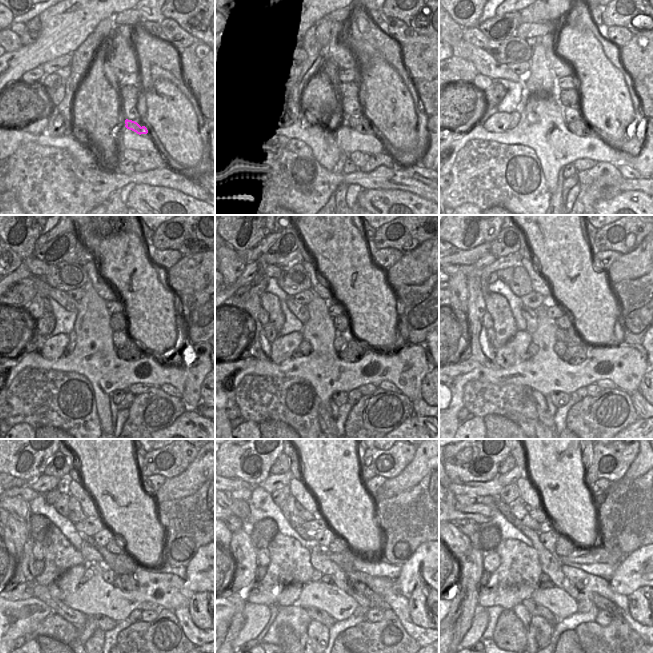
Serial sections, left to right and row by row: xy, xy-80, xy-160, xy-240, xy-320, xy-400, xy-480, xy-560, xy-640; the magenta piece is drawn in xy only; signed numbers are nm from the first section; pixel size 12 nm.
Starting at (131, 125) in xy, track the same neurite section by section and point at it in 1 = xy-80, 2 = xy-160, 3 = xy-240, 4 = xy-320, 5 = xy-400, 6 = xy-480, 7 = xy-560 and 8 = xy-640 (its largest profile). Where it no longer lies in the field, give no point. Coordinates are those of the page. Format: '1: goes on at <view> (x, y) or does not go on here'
1: goes on at xy-80 (356, 122)
2: goes on at xy-160 (580, 127)
3: goes on at xy-240 (130, 351)
4: goes on at xy-320 (354, 350)
5: goes on at xy-400 (574, 355)
6: goes on at xy-480 (126, 581)
7: goes on at xy-560 (376, 601)
8: goes on at xy-640 (600, 602)

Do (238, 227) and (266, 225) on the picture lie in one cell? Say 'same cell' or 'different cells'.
same cell

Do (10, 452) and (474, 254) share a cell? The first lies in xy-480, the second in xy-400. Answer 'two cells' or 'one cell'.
two cells

